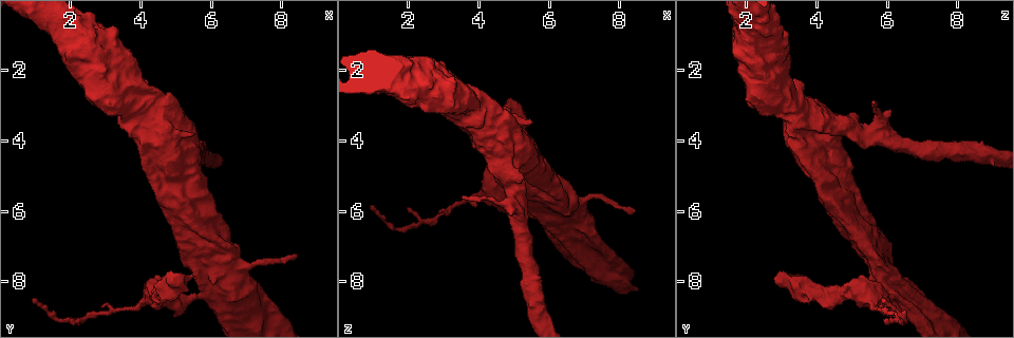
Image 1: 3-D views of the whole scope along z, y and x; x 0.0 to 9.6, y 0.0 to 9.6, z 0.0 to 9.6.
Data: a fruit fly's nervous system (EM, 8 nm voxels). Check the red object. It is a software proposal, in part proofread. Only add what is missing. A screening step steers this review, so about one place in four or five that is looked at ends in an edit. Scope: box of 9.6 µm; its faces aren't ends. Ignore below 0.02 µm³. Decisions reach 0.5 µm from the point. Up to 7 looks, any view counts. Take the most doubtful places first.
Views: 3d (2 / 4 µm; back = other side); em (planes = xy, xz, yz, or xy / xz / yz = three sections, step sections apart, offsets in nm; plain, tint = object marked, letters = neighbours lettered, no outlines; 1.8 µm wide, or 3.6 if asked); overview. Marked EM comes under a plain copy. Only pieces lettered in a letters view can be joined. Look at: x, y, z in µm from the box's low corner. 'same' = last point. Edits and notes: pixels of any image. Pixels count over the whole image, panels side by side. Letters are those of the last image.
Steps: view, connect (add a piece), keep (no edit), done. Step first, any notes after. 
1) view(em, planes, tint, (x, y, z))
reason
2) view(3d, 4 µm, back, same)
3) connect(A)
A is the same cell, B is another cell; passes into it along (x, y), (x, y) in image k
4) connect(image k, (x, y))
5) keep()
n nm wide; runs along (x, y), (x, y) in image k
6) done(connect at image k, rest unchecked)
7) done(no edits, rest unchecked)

view(3d, 4 µm, (2.70, 2.25, 2.35))
touches itself

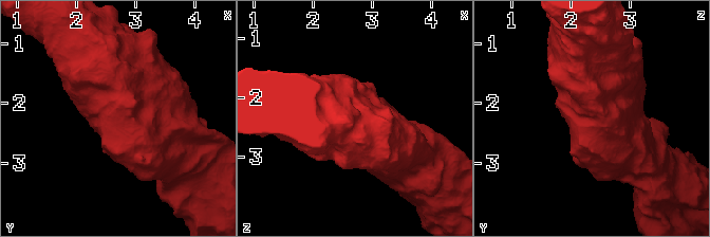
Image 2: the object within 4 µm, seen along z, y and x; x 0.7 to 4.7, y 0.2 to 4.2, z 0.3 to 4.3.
view(em, xz, step 16, tint, (2.70, 2.20, 2.40))

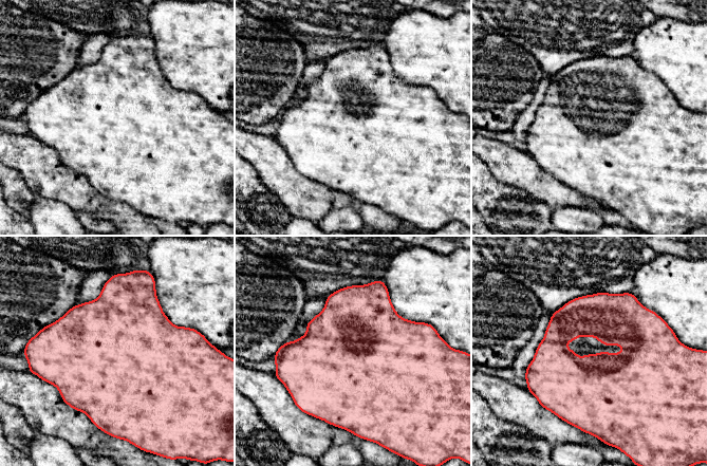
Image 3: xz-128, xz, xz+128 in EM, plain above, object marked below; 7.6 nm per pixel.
view(em, planes, letters, same)

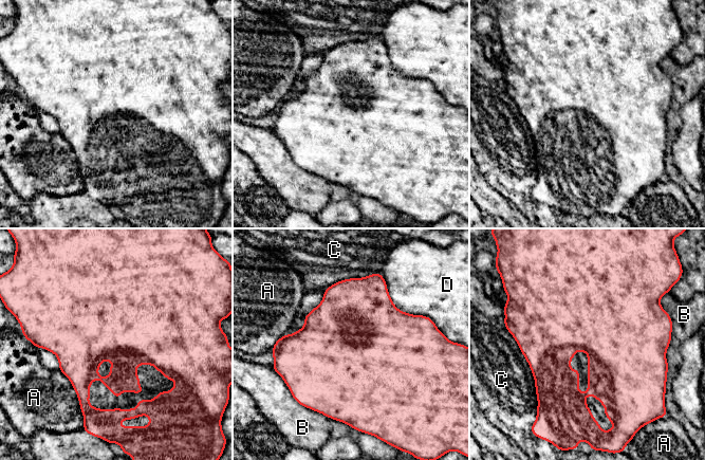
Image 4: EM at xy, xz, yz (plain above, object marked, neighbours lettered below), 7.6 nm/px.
keep()
C touches over 480 nm; A, B, C and D are other cells; border along (59, 369), (69, 380), (82, 412) in image 4; none of them fits

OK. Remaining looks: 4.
view(3d, 4 µm, (1.95, 9.10, 5.90))

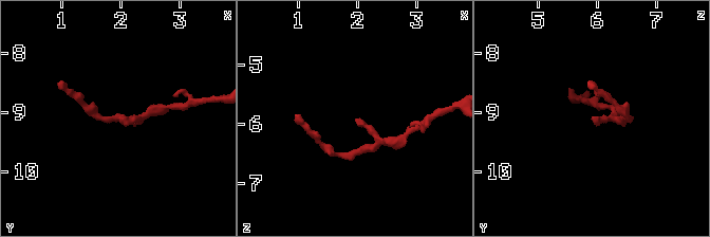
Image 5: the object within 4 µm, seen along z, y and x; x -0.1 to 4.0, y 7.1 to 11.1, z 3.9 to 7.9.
view(em, xz, step 16, tint, (1.95, 9.10, 5.90))

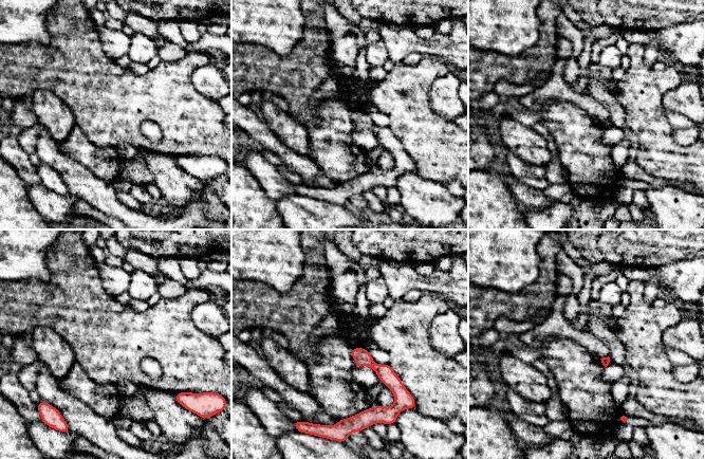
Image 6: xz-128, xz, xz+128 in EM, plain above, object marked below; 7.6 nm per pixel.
view(em, xy, step 8, letters, same)
cut it another way

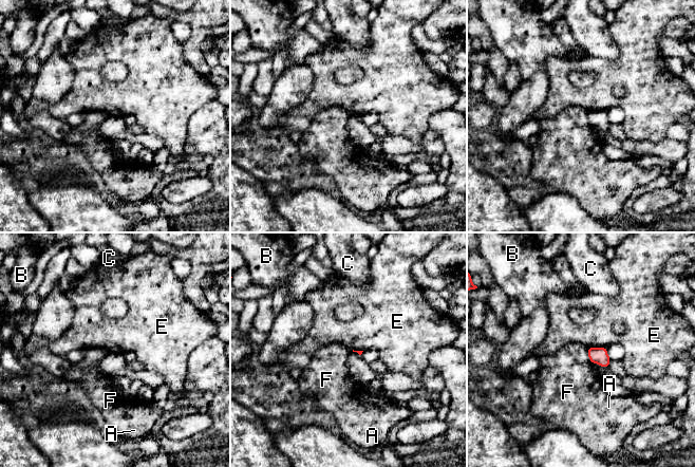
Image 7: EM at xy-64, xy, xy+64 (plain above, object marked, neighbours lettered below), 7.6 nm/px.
keep()
A, B, C, E and F are other cells; border along (587, 347), (587, 358), (592, 363) in image 7; no lettered piece goes on from it

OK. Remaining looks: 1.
done(no edits, rest unchecked)

